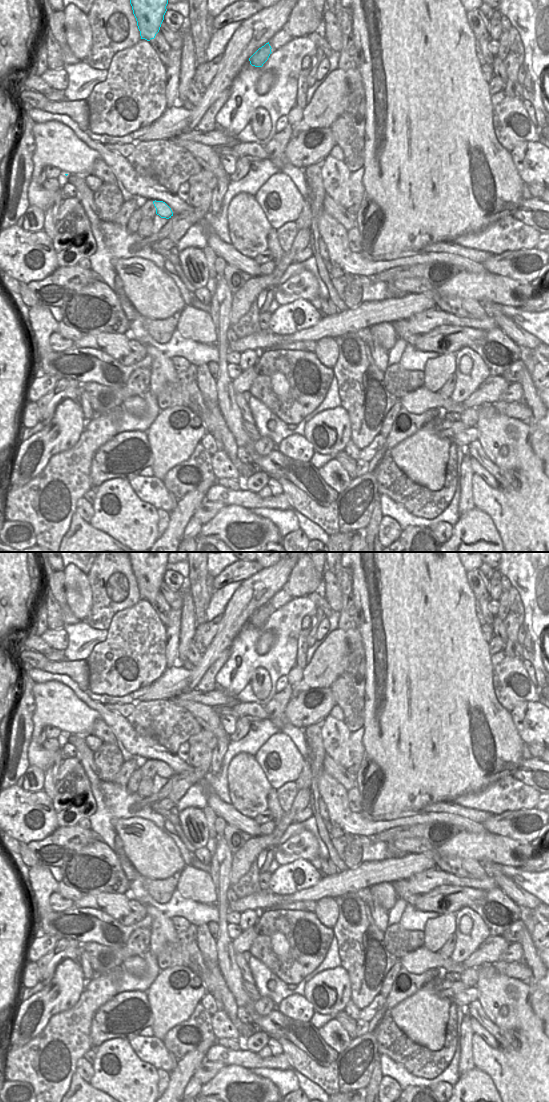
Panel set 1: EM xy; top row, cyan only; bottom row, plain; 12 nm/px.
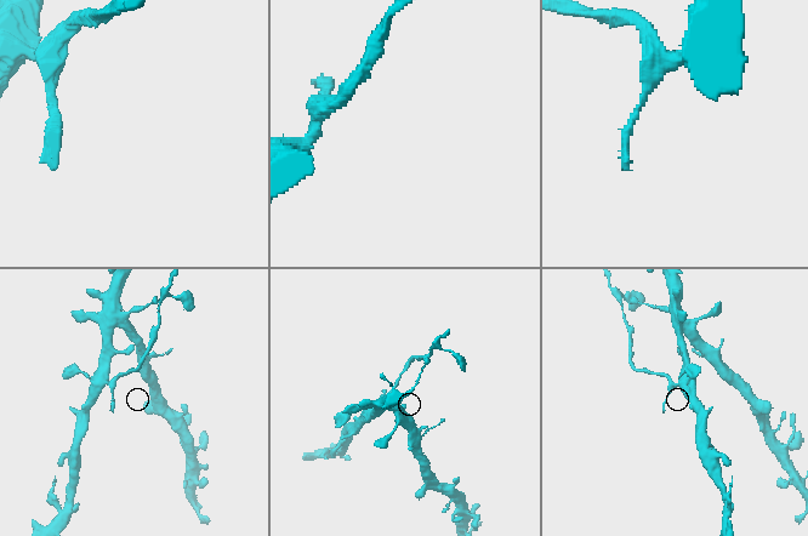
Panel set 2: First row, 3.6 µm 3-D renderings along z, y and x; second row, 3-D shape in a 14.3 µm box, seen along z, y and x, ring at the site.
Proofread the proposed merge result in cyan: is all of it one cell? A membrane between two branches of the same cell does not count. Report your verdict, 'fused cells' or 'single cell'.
fused cells

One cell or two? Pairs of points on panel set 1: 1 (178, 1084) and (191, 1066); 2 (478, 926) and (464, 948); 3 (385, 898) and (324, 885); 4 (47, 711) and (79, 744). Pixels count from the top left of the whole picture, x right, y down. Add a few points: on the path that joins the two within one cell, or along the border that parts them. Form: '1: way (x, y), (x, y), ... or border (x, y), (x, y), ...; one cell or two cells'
1: way (178, 1080), (187, 1070); one cell
2: way (478, 931), (478, 934), (469, 943); one cell
3: border (391, 881), (376, 883), (368, 888); two cells
4: border (68, 733), (83, 737); two cells

